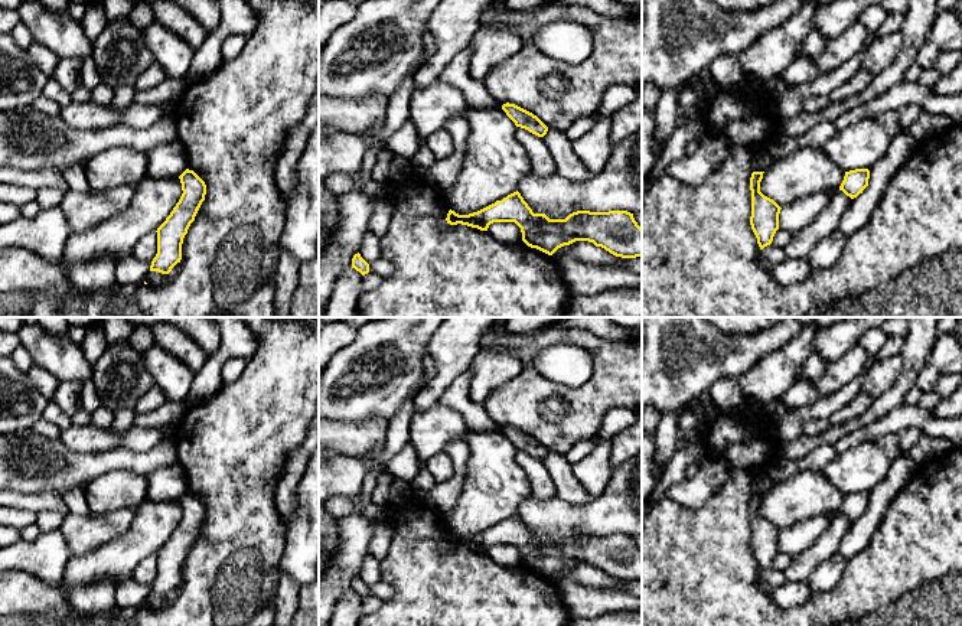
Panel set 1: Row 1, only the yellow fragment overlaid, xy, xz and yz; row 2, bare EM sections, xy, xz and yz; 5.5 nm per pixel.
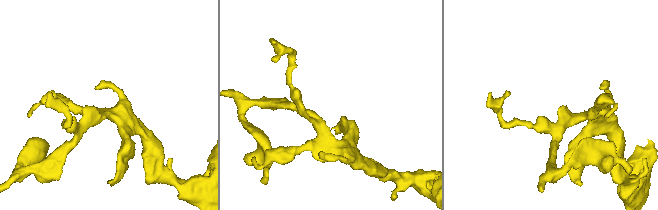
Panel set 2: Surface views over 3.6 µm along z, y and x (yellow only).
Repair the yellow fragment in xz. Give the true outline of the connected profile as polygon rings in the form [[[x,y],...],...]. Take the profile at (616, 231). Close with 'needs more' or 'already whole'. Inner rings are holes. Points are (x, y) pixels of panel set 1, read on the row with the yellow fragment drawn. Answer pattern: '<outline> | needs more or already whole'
[[[518,190],[469,215],[450,209],[446,221],[480,231],[487,231],[493,222],[515,222],[521,228],[522,241],[548,255],[575,241],[588,241],[616,257],[642,257],[642,228],[633,213],[577,211],[565,219],[550,219],[544,213],[534,213]]] | already whole

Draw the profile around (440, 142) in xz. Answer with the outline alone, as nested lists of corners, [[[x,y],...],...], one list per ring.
[[[446,128],[436,130],[423,141],[436,156],[437,160],[449,157],[453,150],[453,137]]]

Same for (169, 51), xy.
[[[156,22],[143,29],[143,39],[167,78],[187,78],[195,55],[195,49],[189,43]]]

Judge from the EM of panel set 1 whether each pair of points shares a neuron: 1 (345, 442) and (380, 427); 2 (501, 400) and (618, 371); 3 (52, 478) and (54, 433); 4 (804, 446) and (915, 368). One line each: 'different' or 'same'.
1: same
2: same
3: different
4: same

